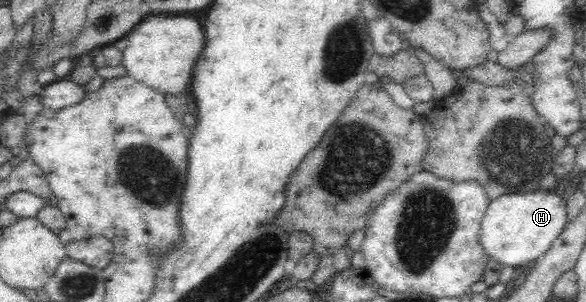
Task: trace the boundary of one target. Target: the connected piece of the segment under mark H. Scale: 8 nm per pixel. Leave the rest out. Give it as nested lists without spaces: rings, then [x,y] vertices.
[[[557,188],[499,195],[489,202],[481,221],[479,243],[491,261],[520,270],[529,261],[539,259],[551,247],[566,228],[566,217],[566,201],[557,193]]]

